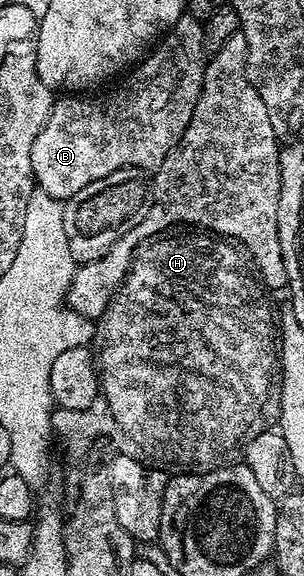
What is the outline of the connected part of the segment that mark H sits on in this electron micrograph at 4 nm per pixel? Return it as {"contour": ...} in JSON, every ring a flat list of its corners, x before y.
{"contour":[[164,230,154,236,149,237,148,240,143,241,139,245,132,261,131,268,127,271,127,277,123,279,123,283,118,292,111,297,111,304,107,309,104,310,101,317,101,323,103,323,103,328,101,324,101,335,98,337,97,345,97,363,99,366,99,387,101,389,101,400,102,403,107,403,107,412,111,416,91,416,90,411,86,412,64,412,62,410,55,410,51,413,51,431,57,437,57,440,60,440,63,443,63,448,67,451,67,484,71,487,71,490,78,490,83,481,85,475,85,467,83,468,83,463,87,460,87,455,91,452,91,443,98,438,99,435,103,435,105,439,112,440,115,443,114,451,116,453,128,456,134,460,139,460,142,464,148,466,154,466,156,468,162,468,164,470,191,470,194,469,196,472,212,472,215,468,222,468,223,465,232,463,236,459,235,456,244,451,247,447,247,443,250,442,253,438,257,438,257,434,268,431,270,422,278,421,279,411,281,410,281,386,283,385,281,379,281,373,279,371,279,346,277,343,277,320,271,317,271,304,266,300,265,289,256,273,253,271,252,265,248,263,245,259,244,253,240,251,234,243,228,242,226,239,220,238,218,235,212,234,207,230]]}

